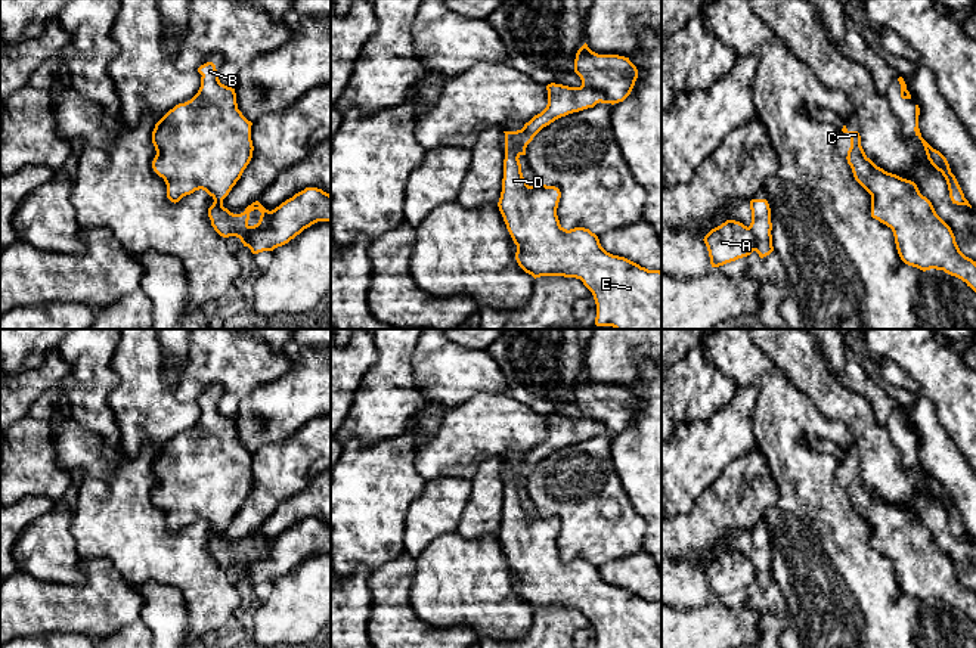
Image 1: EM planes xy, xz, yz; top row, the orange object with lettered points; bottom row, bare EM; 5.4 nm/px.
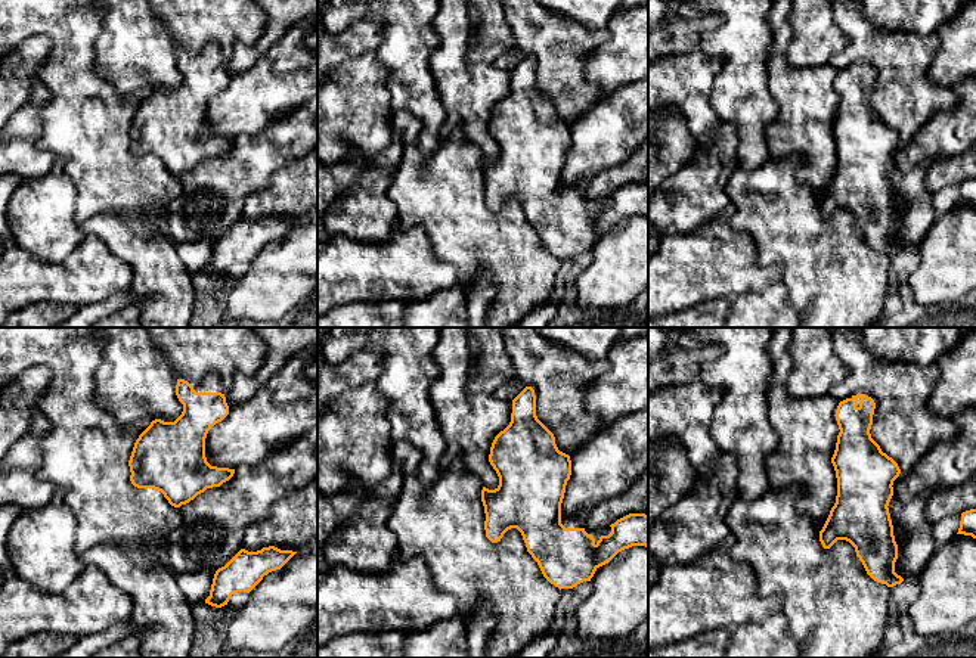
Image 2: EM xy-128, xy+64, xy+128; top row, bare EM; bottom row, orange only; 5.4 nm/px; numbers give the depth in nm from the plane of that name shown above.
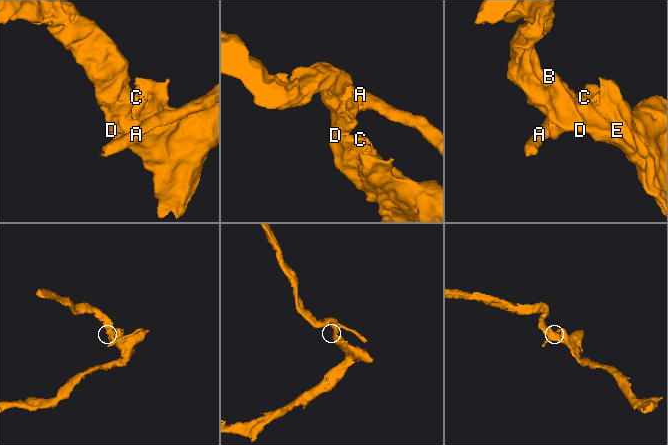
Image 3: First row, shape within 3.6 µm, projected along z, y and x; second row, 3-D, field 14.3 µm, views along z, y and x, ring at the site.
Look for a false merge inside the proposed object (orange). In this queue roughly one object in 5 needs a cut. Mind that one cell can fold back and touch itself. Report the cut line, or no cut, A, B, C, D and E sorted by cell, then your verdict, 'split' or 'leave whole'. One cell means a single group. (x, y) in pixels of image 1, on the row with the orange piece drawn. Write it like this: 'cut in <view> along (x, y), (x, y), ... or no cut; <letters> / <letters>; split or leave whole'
cut in xy along (269, 211), (267, 222), (250, 236), (245, 245); A / B C D E; split

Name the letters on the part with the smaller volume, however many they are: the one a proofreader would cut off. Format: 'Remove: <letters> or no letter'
Remove: A

